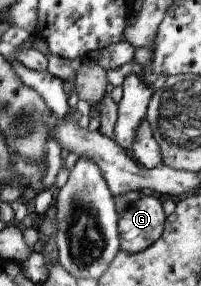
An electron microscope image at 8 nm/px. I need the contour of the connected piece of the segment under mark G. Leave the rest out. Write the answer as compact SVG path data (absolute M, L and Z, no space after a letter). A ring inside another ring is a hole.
M131 191L115 197L119 215L120 250L133 254L149 248L161 235L166 221L160 198Z

